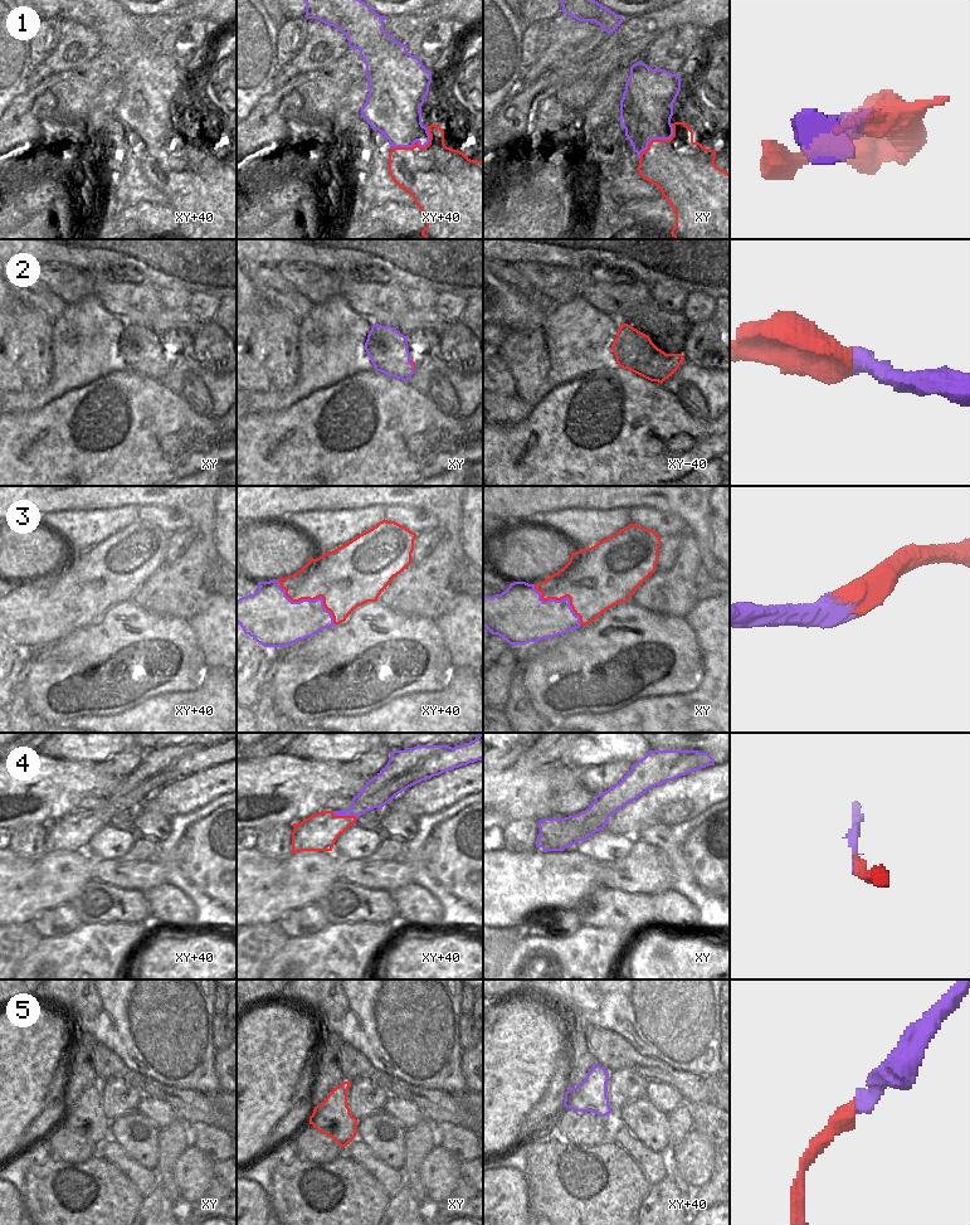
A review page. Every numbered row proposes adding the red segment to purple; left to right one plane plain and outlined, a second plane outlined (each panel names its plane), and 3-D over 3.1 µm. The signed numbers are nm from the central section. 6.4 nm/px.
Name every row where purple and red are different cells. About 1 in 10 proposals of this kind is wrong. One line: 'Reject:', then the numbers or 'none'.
Reject: none

